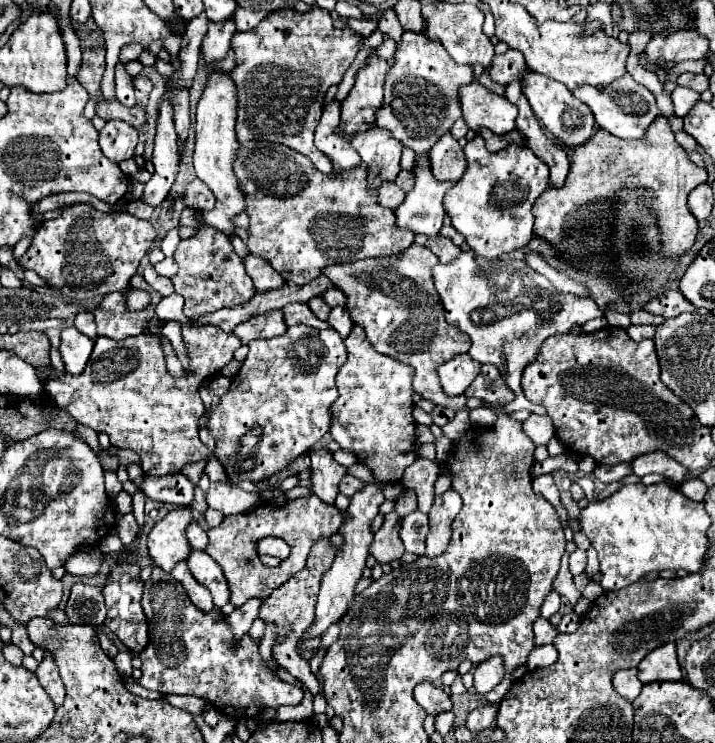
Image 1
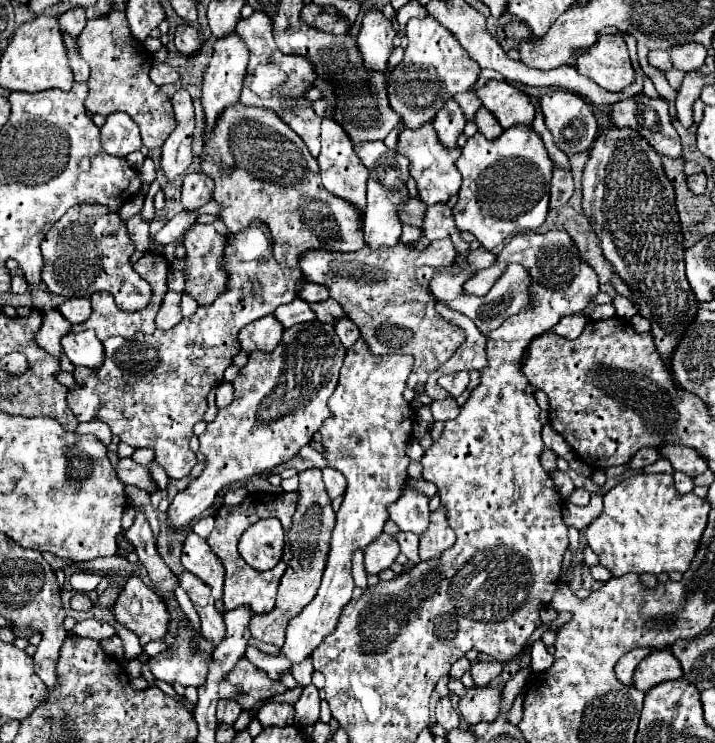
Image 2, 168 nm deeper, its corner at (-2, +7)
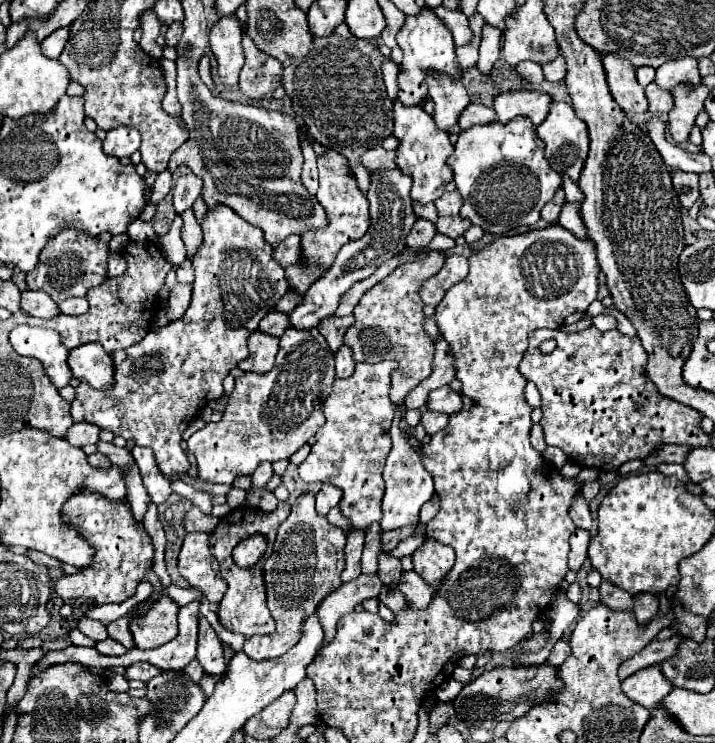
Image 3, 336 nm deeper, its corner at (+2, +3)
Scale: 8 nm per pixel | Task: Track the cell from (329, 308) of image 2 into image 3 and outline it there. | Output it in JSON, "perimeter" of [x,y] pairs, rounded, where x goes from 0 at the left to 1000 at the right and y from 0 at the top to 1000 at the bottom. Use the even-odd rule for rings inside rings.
{"perimeter":[[[463,425],[463,428],[455,428],[443,444],[455,452],[463,474],[471,474],[477,466],[480,466],[480,452],[485,447],[485,441],[494,436],[494,425],[480,425],[480,428],[471,428],[471,425]]]}

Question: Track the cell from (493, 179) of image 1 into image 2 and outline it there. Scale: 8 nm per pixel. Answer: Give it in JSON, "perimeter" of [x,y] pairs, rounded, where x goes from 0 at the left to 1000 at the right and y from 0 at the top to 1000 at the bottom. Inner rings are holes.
{"perimeter":[[[717,170],[695,188],[681,188],[667,178],[653,186],[636,223],[648,237],[642,269],[634,280],[639,307],[659,312],[678,336],[695,334],[723,312],[751,310],[762,299],[773,218],[743,170]]]}

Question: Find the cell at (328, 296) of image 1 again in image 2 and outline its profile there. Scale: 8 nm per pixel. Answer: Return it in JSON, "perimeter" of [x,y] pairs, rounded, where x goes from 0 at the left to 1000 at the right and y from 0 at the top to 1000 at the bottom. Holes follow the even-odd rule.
{"perimeter":[[[429,380],[429,385],[424,385],[418,398],[427,406],[452,406],[452,404],[460,401],[460,393],[455,390],[455,385],[443,385],[441,380]]]}

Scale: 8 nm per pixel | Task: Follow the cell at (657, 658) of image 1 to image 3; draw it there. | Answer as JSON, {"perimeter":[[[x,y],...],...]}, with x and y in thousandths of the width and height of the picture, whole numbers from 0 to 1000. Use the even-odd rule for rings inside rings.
{"perimeter":[[[922,896],[899,899],[869,918],[874,937],[880,937],[880,942],[888,948],[902,950],[905,956],[913,956],[938,931],[938,926],[941,921],[924,907]]]}

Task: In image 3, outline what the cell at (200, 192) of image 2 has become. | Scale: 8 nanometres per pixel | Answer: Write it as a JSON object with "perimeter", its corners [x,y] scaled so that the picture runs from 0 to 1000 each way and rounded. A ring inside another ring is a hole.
{"perimeter":[[[259,234],[248,242],[242,253],[242,277],[248,288],[256,288],[256,283],[270,277],[270,272],[281,261],[281,253],[284,253],[284,245],[273,234]]]}

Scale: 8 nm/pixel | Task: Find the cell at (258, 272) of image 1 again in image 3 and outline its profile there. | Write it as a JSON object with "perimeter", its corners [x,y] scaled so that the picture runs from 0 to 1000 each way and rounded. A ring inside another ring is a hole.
{"perimeter":[[[317,277],[290,280],[281,299],[284,328],[278,331],[270,361],[270,401],[262,420],[231,441],[211,444],[192,466],[158,474],[161,487],[161,517],[150,525],[133,525],[122,514],[113,514],[108,533],[99,544],[99,557],[105,568],[127,568],[138,576],[150,576],[175,592],[189,592],[192,600],[208,600],[217,608],[222,633],[231,643],[242,638],[262,638],[264,616],[253,603],[253,584],[262,571],[301,536],[312,530],[312,509],[337,485],[345,482],[345,455],[359,444],[365,428],[382,417],[385,406],[401,393],[401,377],[396,361],[382,347],[382,334],[371,326],[368,312]]]}

